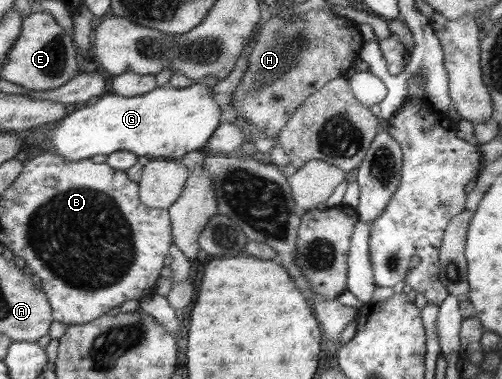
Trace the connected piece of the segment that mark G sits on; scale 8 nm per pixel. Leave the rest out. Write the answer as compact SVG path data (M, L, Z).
M194 83L186 88L168 85L154 88L140 96L122 96L111 93L101 95L92 105L74 110L57 121L52 129L50 144L64 161L77 162L96 155L113 152L133 152L149 160L179 160L187 152L203 150L218 123L222 110L208 83Z

